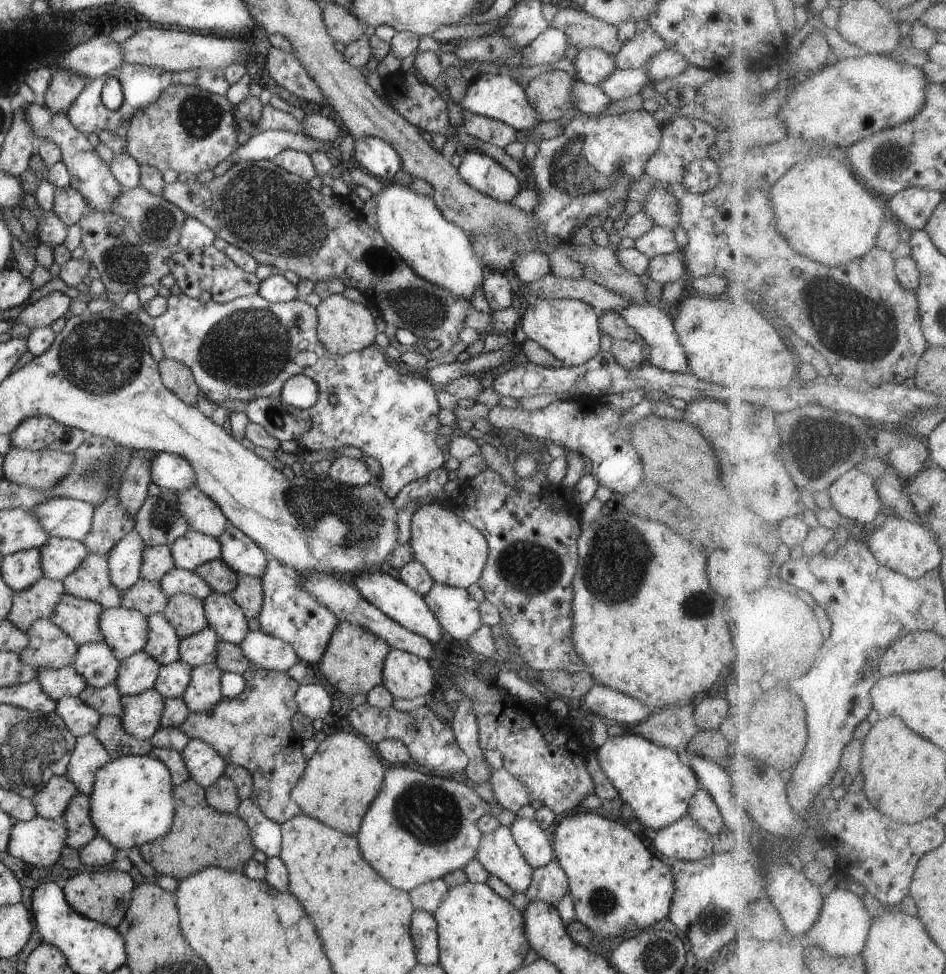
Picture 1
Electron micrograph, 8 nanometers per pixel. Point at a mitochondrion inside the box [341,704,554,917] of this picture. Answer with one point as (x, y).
(430, 813)

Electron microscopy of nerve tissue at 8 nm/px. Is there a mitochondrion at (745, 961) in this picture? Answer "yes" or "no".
no

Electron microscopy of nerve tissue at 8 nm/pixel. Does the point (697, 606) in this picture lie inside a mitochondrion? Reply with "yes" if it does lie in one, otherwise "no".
yes

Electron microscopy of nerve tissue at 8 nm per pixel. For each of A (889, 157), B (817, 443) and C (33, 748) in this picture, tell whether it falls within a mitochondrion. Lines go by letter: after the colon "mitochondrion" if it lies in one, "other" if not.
A: mitochondrion
B: mitochondrion
C: mitochondrion

